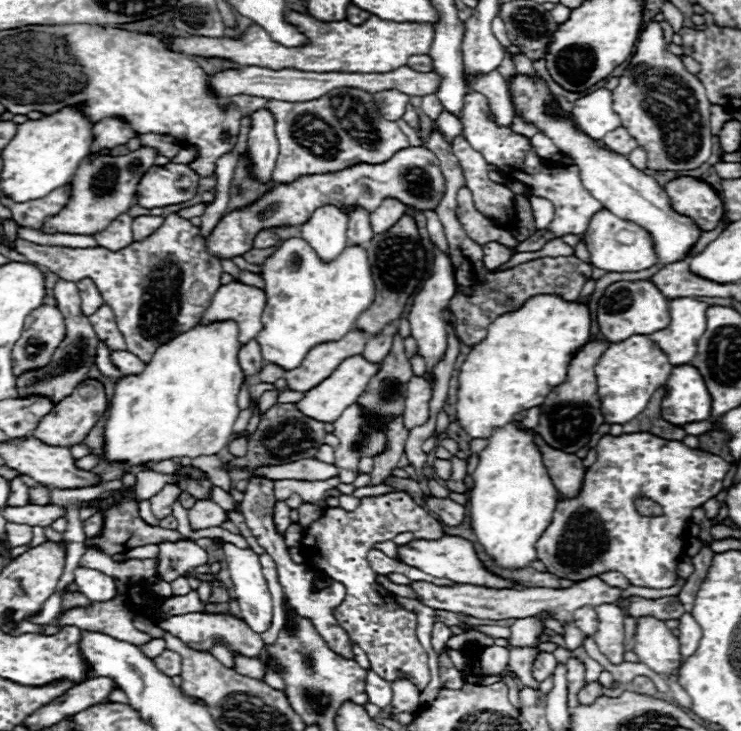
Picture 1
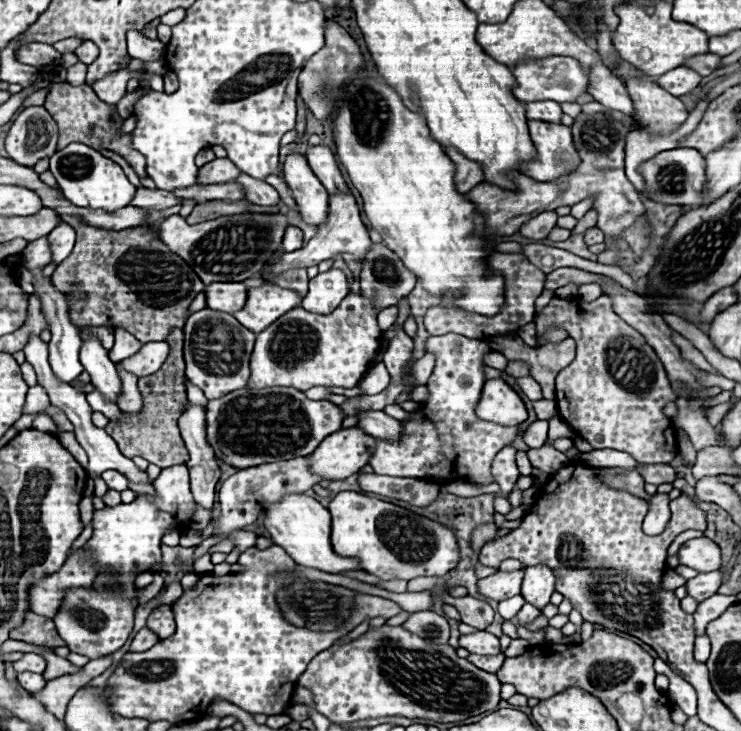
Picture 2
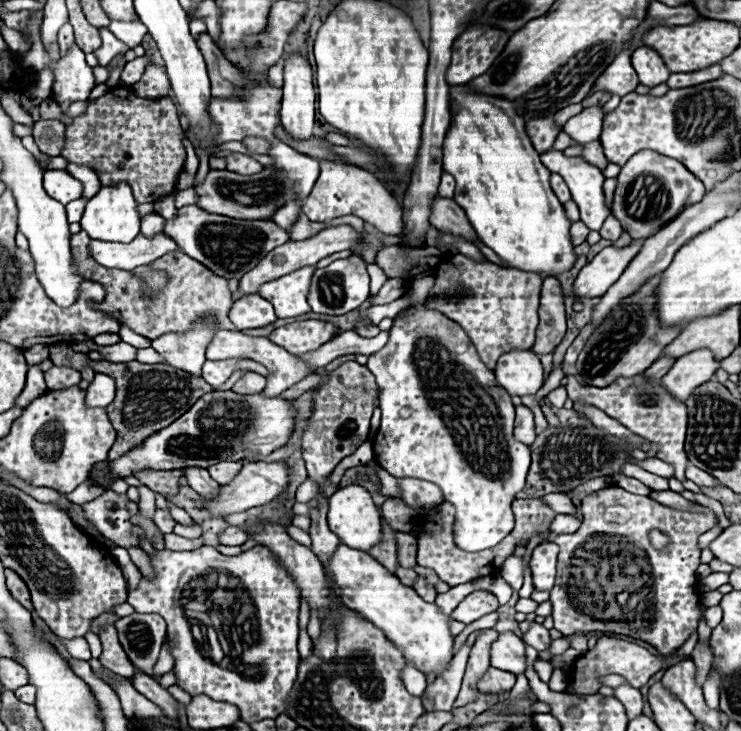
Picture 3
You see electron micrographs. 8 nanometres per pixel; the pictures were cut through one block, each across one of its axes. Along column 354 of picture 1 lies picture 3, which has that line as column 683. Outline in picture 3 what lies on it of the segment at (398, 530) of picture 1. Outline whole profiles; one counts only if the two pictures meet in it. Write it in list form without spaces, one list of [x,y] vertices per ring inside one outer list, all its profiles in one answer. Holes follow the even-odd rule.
[[[618,486],[602,488],[582,502],[584,522],[574,534],[560,534],[554,542],[560,546],[556,584],[550,592],[554,628],[564,636],[574,632],[612,632],[626,634],[652,644],[660,654],[676,652],[700,624],[700,596],[696,590],[696,568],[700,566],[698,536],[718,524],[718,516],[700,506],[700,512],[666,508],[648,496],[630,494]],[[650,530],[662,530],[670,536],[666,552],[658,552],[648,542]]]

